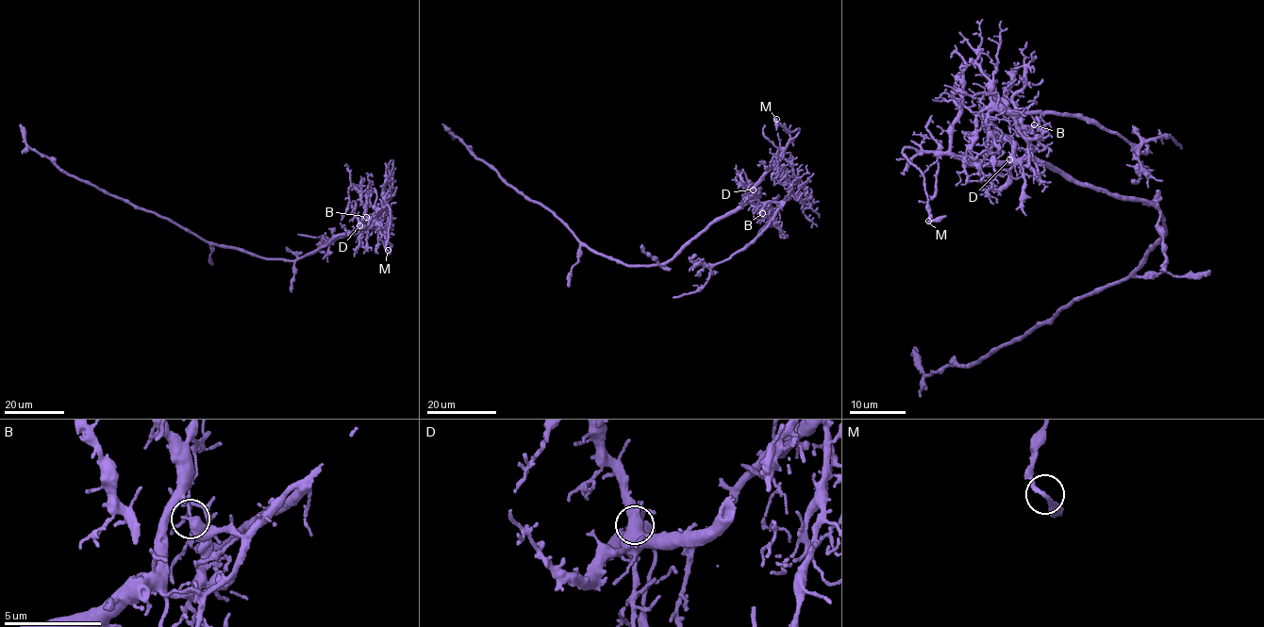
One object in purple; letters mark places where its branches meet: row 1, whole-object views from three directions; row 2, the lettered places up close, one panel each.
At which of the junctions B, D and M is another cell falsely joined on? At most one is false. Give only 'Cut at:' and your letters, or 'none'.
Cut at: B

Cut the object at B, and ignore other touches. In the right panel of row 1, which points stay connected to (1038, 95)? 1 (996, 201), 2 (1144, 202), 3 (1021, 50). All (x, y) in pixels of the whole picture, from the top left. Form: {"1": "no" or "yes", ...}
{"1": "no", "2": "yes", "3": "yes"}

